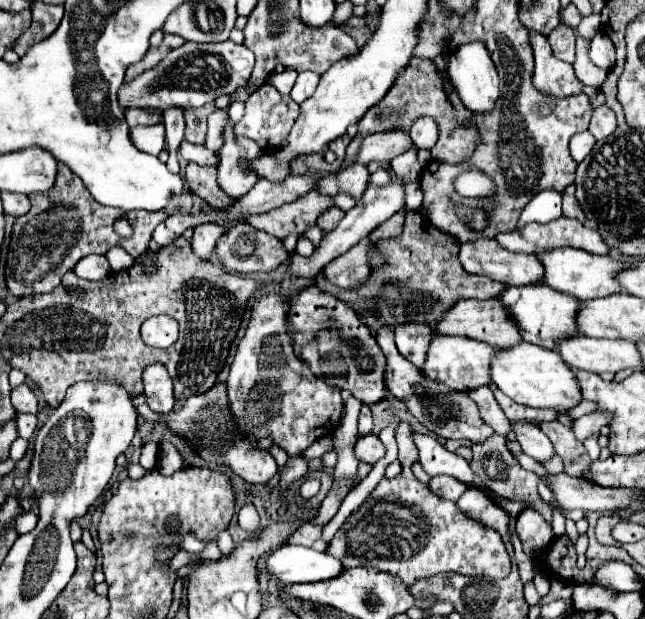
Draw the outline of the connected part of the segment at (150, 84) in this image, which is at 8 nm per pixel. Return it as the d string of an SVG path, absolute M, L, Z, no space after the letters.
M185 42L181 48L171 50L155 68L143 72L131 84L121 86L119 104L121 108L159 108L165 110L169 106L203 106L221 94L233 94L237 88L245 86L251 78L251 70L255 64L253 52L243 44L225 42Z

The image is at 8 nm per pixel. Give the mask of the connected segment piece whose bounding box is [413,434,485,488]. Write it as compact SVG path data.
M413 434L413 440L415 446L419 448L419 462L429 476L449 474L471 488L485 488L481 484L481 478L471 472L469 464L461 456L445 450L445 446L437 442L437 438L425 434Z

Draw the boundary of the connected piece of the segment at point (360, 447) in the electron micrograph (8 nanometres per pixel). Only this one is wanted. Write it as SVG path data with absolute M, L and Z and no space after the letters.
M367 434L357 440L355 444L355 456L367 464L375 464L385 456L385 446L375 434Z

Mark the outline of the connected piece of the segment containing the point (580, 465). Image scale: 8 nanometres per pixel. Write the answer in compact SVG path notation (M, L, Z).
M557 420L543 422L539 428L547 434L547 438L555 446L555 452L563 458L565 472L569 476L583 474L583 470L591 464L591 460L589 460L589 456L587 456L587 452L583 448L583 444L573 436L573 430L565 428Z

